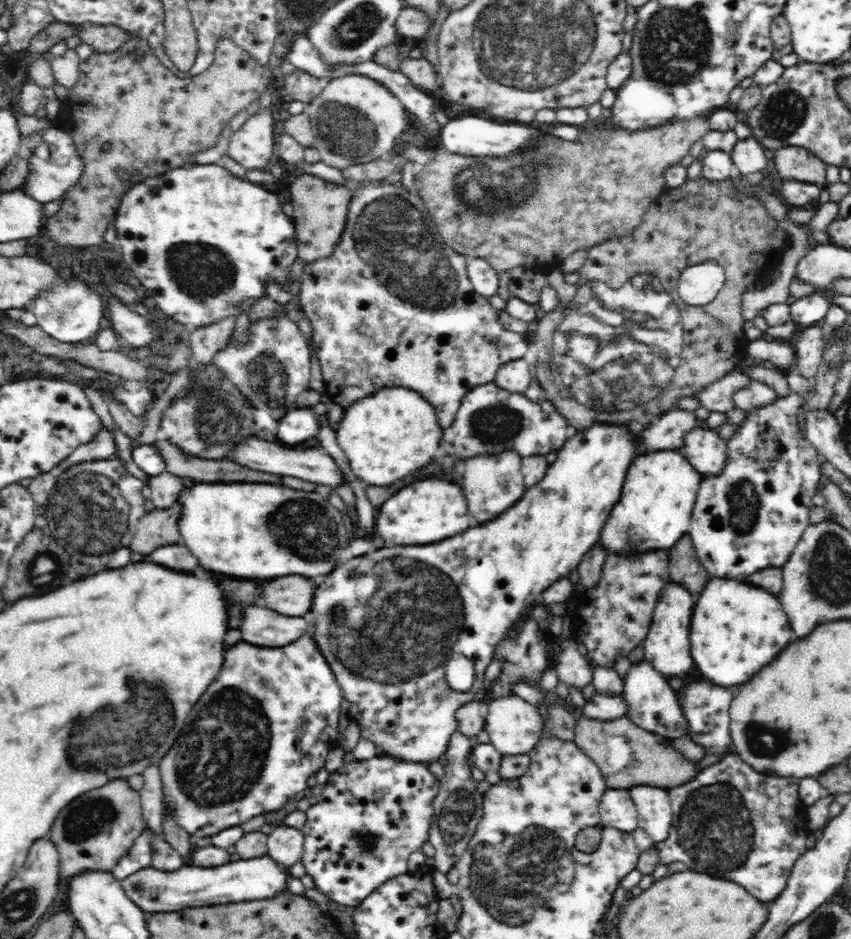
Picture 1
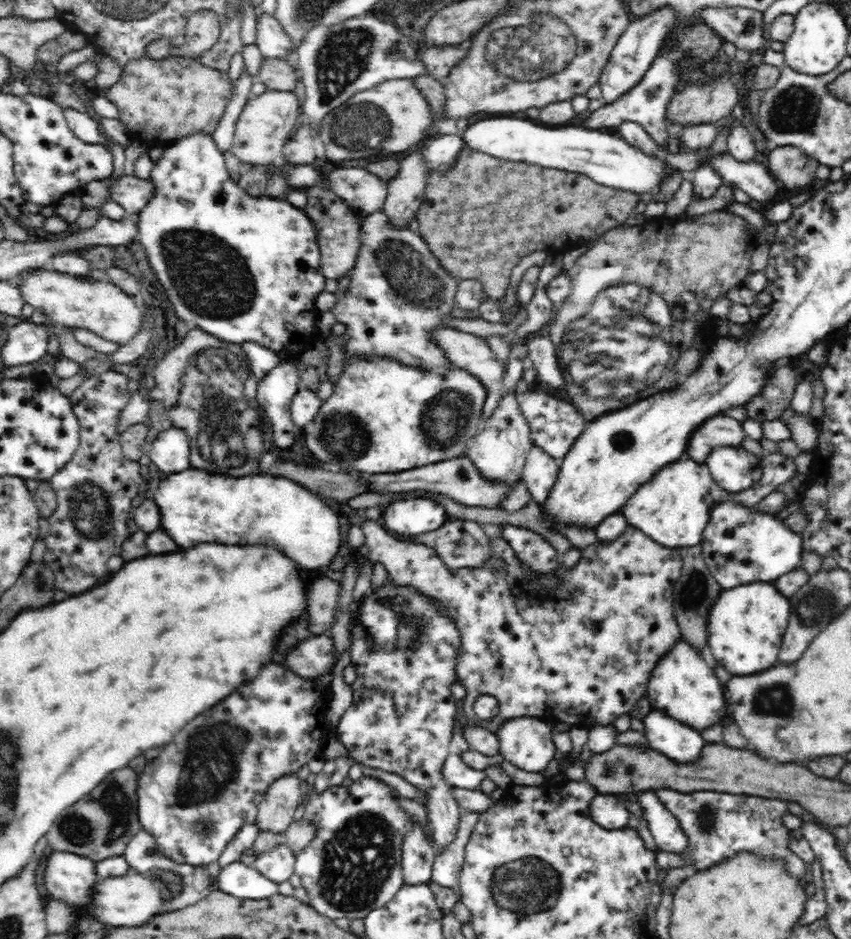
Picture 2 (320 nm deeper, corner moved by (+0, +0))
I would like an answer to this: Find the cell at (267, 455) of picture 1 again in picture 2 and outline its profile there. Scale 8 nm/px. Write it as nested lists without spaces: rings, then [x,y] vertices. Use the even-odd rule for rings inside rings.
[[[466,454],[461,457],[446,460],[446,462],[436,462],[424,468],[414,468],[414,470],[404,470],[398,474],[364,474],[362,476],[369,482],[369,488],[373,492],[408,492],[408,490],[430,490],[438,492],[452,498],[454,502],[464,504],[464,506],[482,506],[488,508],[498,508],[501,502],[512,492],[512,489],[520,482],[508,484],[491,484],[487,478],[475,468]]]

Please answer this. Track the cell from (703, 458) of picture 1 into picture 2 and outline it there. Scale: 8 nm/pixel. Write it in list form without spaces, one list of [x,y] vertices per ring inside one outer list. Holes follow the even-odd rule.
[[[714,447],[705,463],[718,486],[730,494],[748,490],[762,478],[761,457],[744,447]]]

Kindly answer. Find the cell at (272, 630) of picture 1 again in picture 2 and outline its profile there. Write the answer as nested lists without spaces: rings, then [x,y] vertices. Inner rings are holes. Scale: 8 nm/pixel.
[[[330,635],[308,638],[286,656],[287,666],[307,679],[322,677],[335,666],[335,656],[331,650]]]

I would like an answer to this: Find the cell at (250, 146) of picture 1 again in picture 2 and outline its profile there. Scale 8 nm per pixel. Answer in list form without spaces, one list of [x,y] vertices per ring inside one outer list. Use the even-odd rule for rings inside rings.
[[[266,90],[260,95],[251,96],[238,119],[230,150],[246,165],[276,163],[300,123],[301,106],[302,102],[294,92]]]

